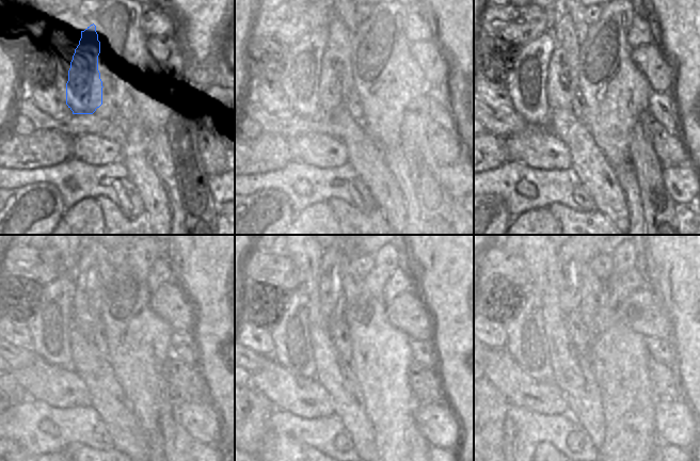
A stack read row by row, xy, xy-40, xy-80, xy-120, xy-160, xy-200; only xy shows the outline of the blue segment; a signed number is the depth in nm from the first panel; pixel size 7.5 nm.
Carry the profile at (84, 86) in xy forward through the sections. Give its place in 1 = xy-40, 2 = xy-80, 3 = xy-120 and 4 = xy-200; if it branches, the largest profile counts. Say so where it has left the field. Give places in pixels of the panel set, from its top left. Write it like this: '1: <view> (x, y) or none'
1: xy-40 (325, 58)
2: xy-80 (562, 84)
3: xy-120 (88, 300)
4: xy-200 (573, 256)

